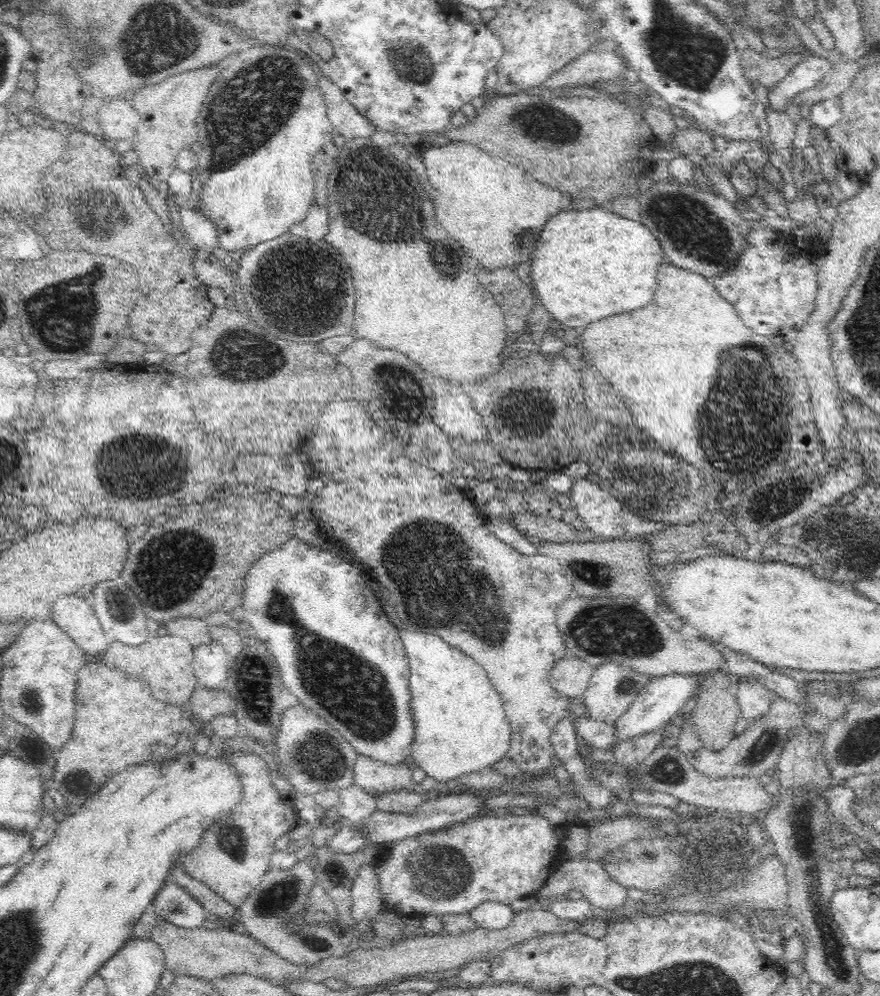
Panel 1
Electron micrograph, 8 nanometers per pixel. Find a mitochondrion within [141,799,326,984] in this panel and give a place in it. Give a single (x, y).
(277, 905)

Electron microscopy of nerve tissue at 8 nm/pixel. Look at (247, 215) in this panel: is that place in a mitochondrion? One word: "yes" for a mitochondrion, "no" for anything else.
no

